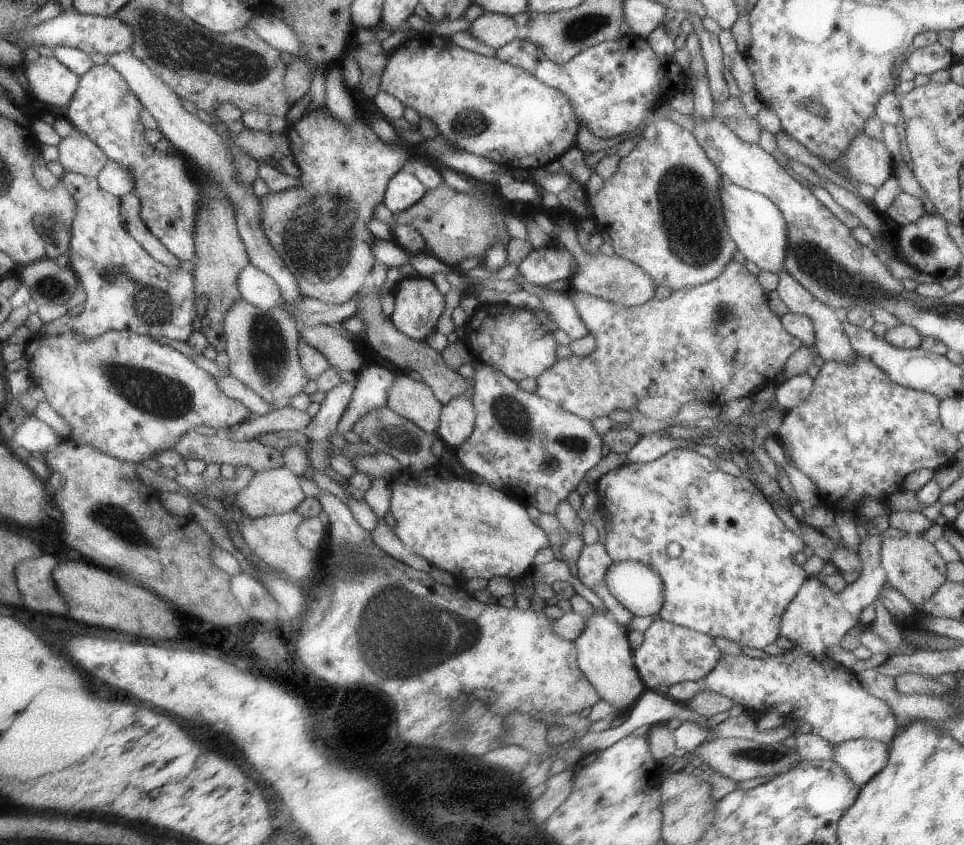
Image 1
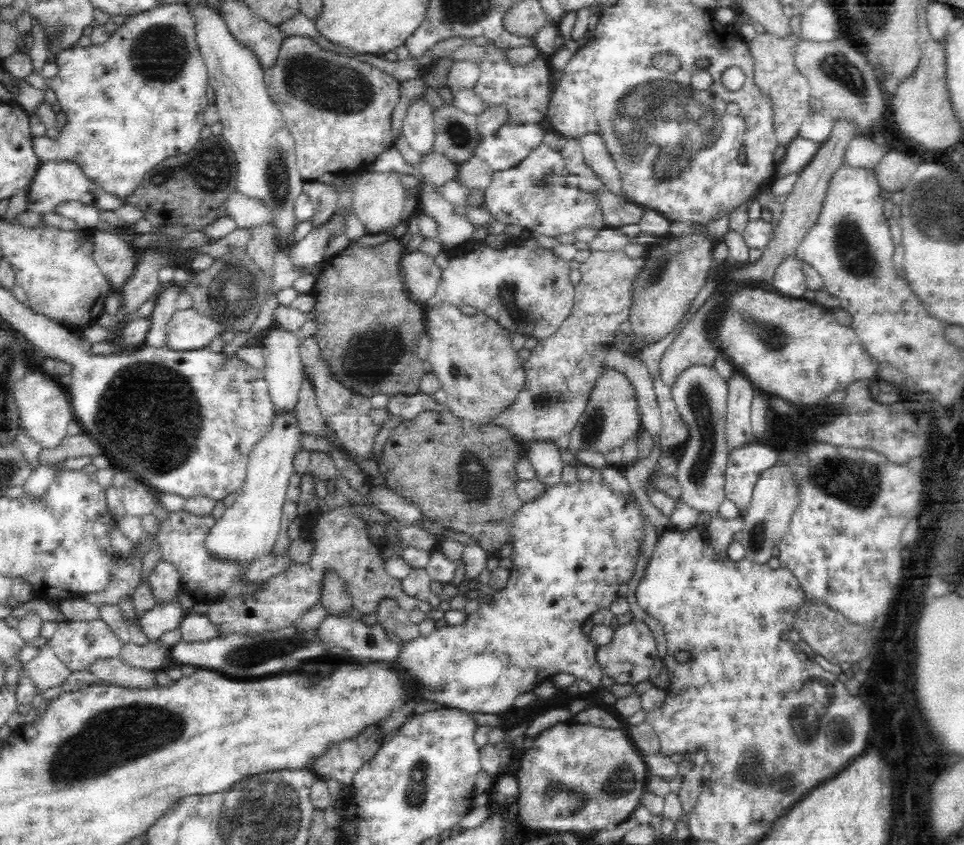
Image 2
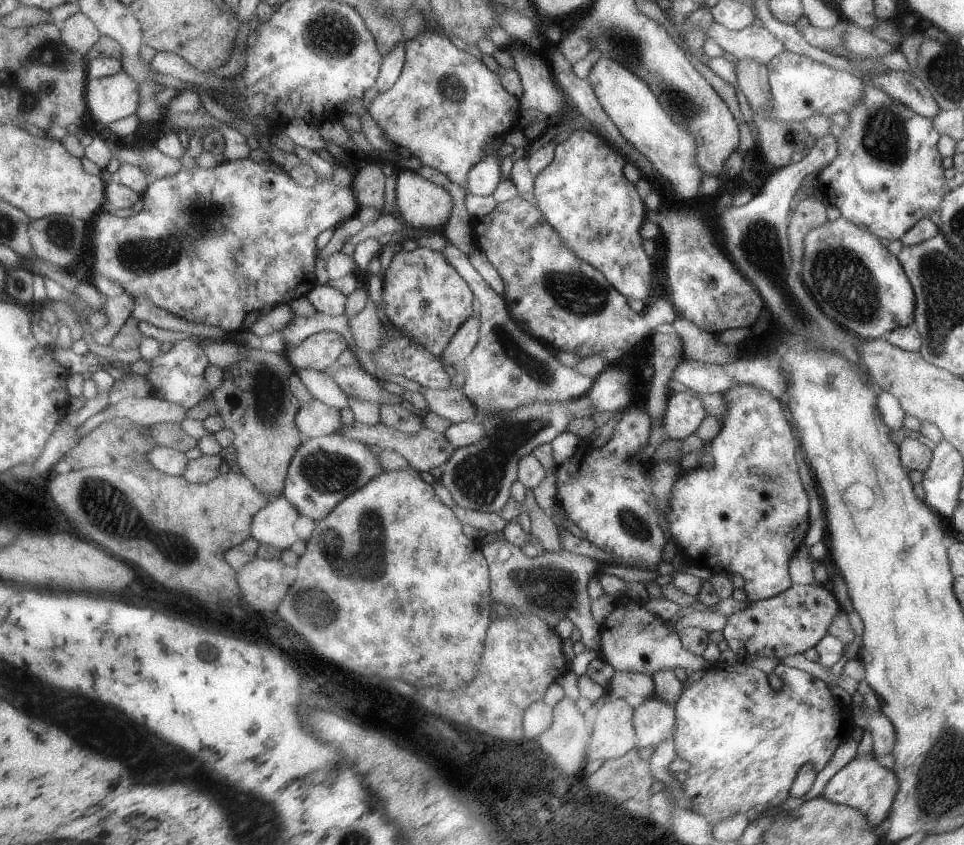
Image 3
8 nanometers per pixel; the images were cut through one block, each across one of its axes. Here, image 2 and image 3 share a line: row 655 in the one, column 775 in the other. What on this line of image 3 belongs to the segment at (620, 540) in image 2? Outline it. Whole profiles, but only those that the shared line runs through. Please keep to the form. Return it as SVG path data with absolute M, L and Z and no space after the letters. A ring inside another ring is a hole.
M734 384L734 388L730 386L730 390L721 392L720 396L726 402L726 418L722 420L720 434L711 440L712 454L714 458L714 466L710 470L698 467L696 470L687 470L681 472L679 477L672 486L672 500L670 500L670 510L666 510L664 520L668 522L670 528L671 539L676 540L677 548L684 556L684 563L687 566L693 565L702 568L708 568L712 573L718 574L740 574L745 580L745 587L743 588L747 594L749 602L761 601L769 599L782 592L786 592L792 585L792 578L789 573L790 558L800 550L805 536L809 528L809 504L811 498L807 495L803 482L801 481L800 468L798 465L798 457L801 455L800 442L798 435L794 428L789 424L782 409L782 403L778 398L774 398L772 392L762 390L760 386L754 384Z

